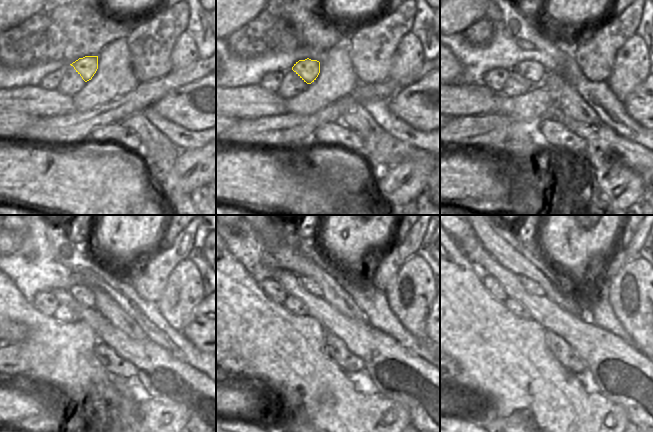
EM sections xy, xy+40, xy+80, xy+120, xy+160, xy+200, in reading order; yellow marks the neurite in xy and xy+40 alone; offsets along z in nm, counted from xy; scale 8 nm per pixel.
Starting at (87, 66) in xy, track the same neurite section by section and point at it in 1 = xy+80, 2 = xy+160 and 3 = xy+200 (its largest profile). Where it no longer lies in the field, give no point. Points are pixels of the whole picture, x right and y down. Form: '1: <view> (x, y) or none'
1: xy+80 (533, 71)
2: xy+160 (308, 284)
3: xy+200 (529, 285)

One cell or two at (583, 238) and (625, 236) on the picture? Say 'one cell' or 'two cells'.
two cells

